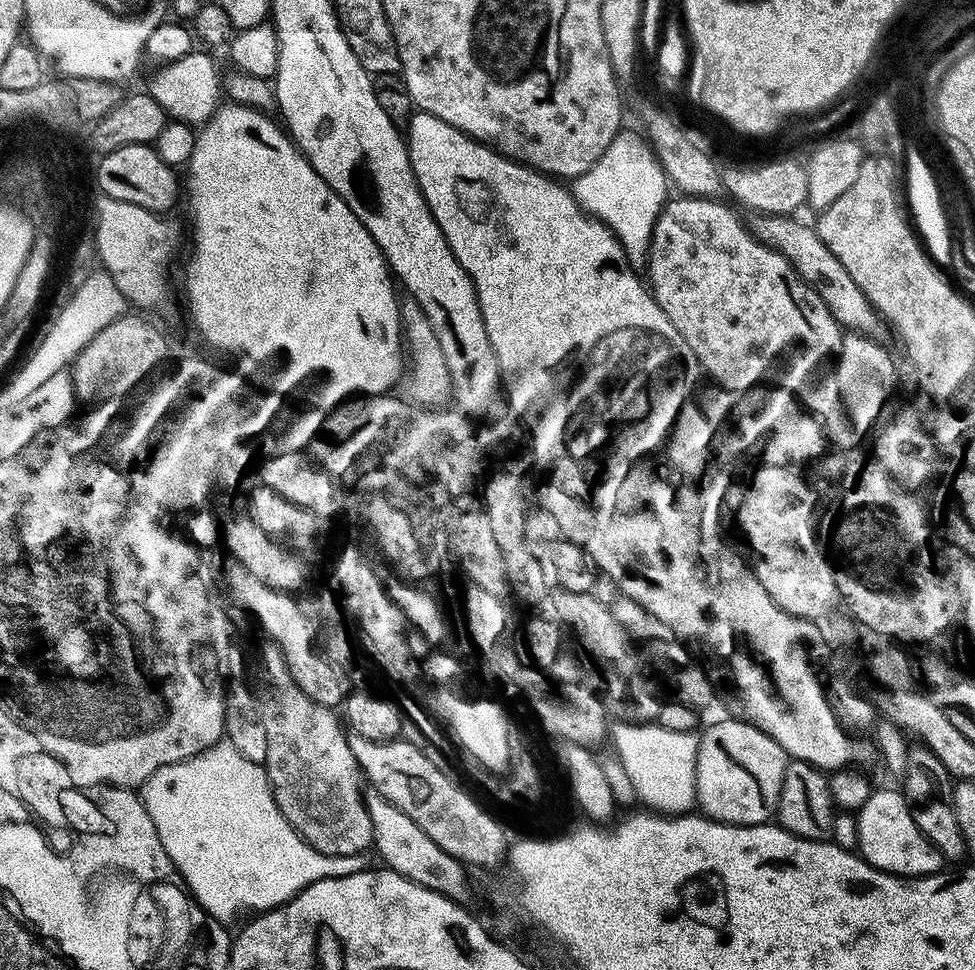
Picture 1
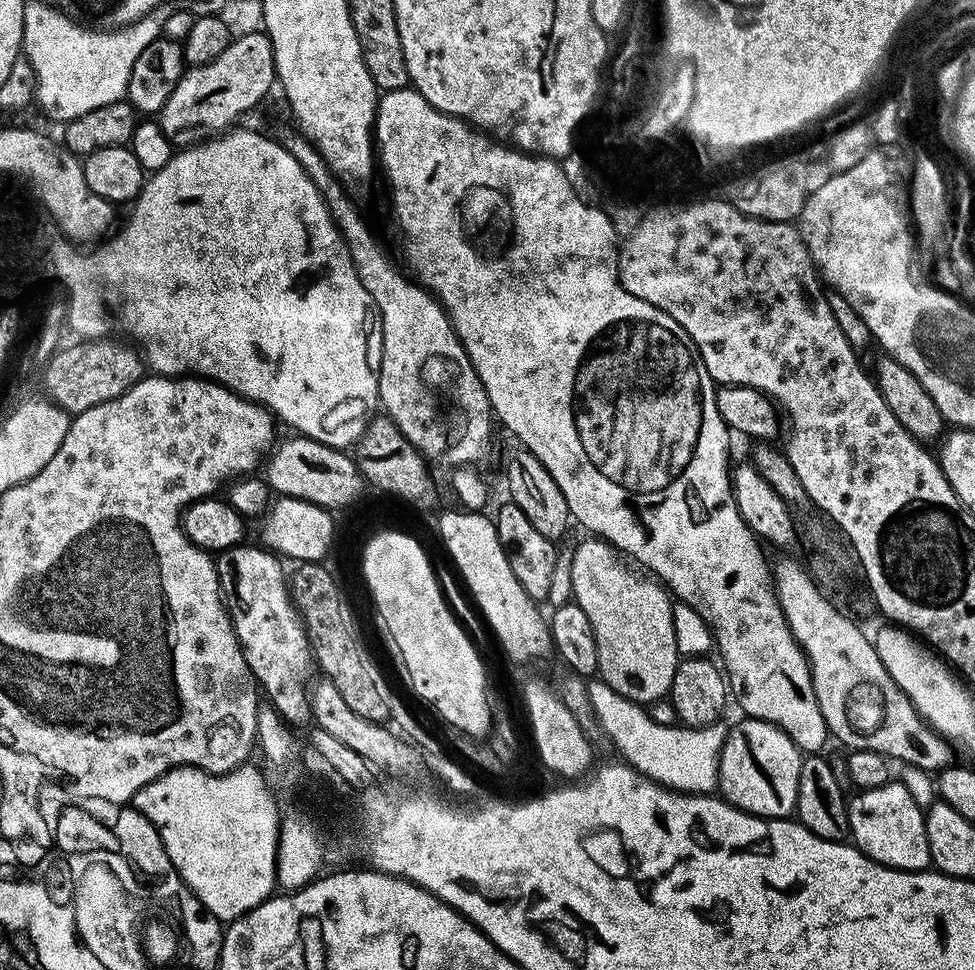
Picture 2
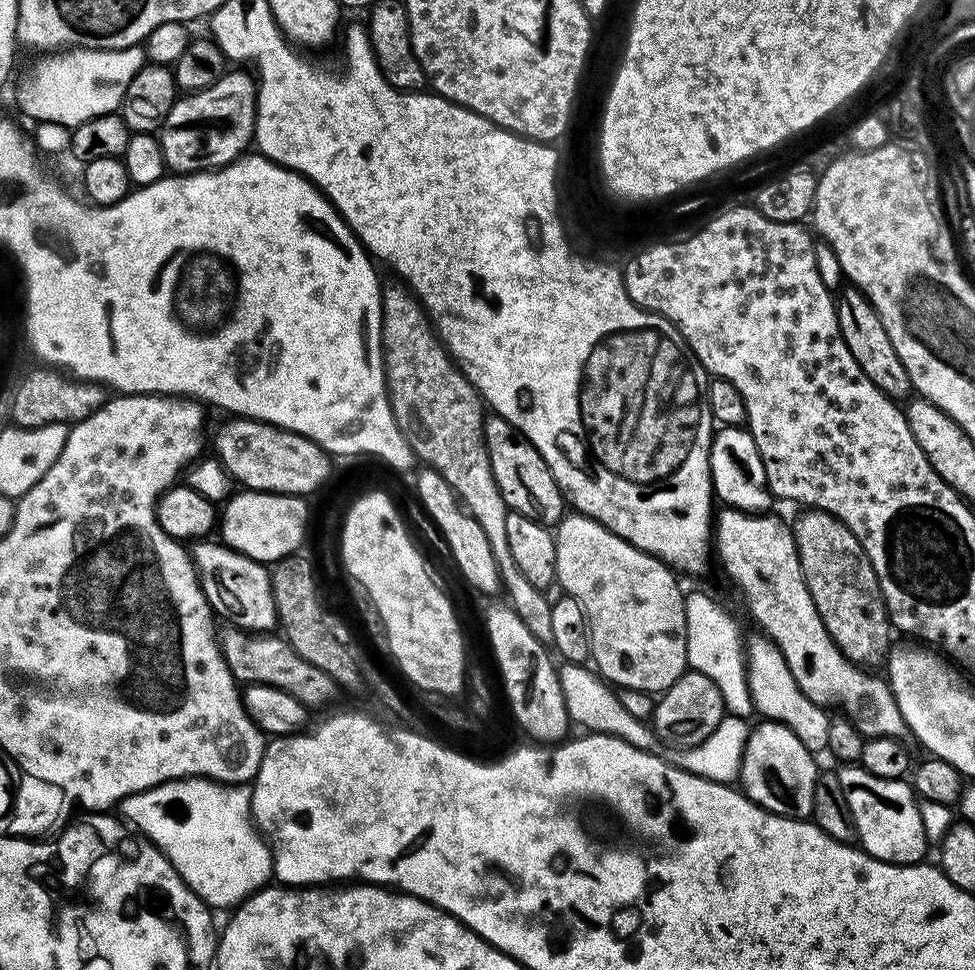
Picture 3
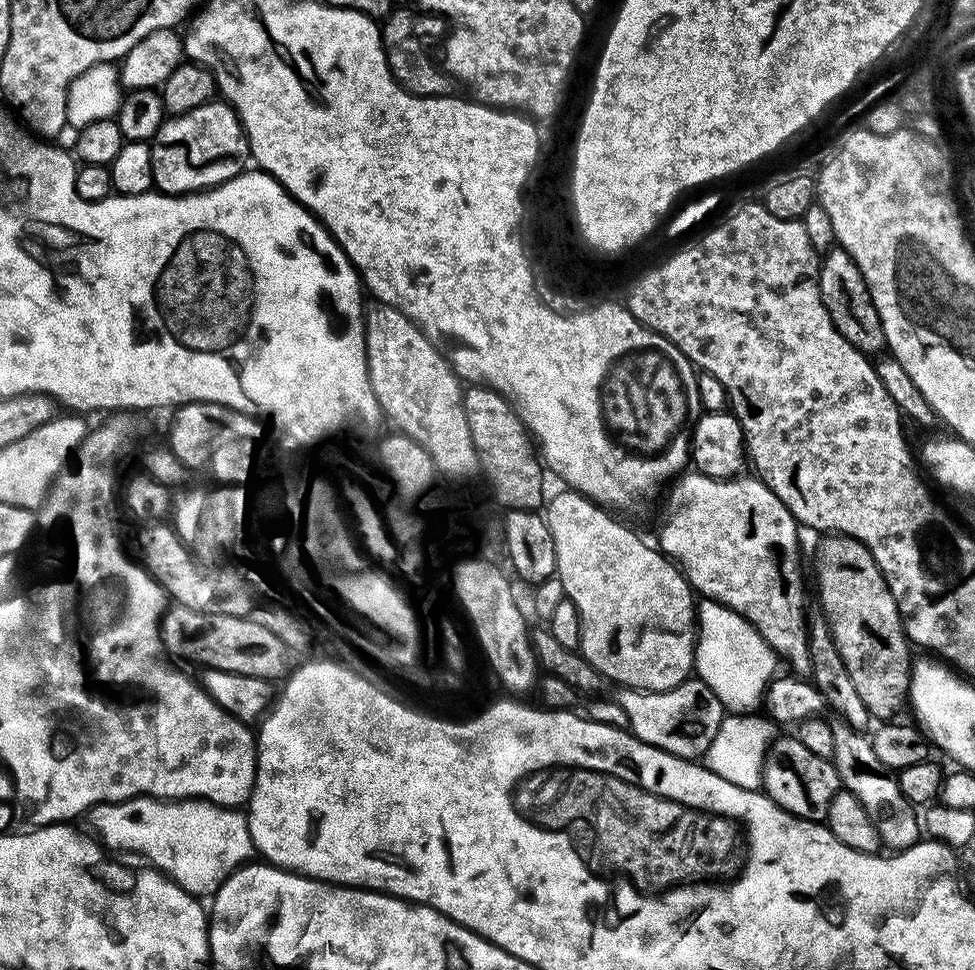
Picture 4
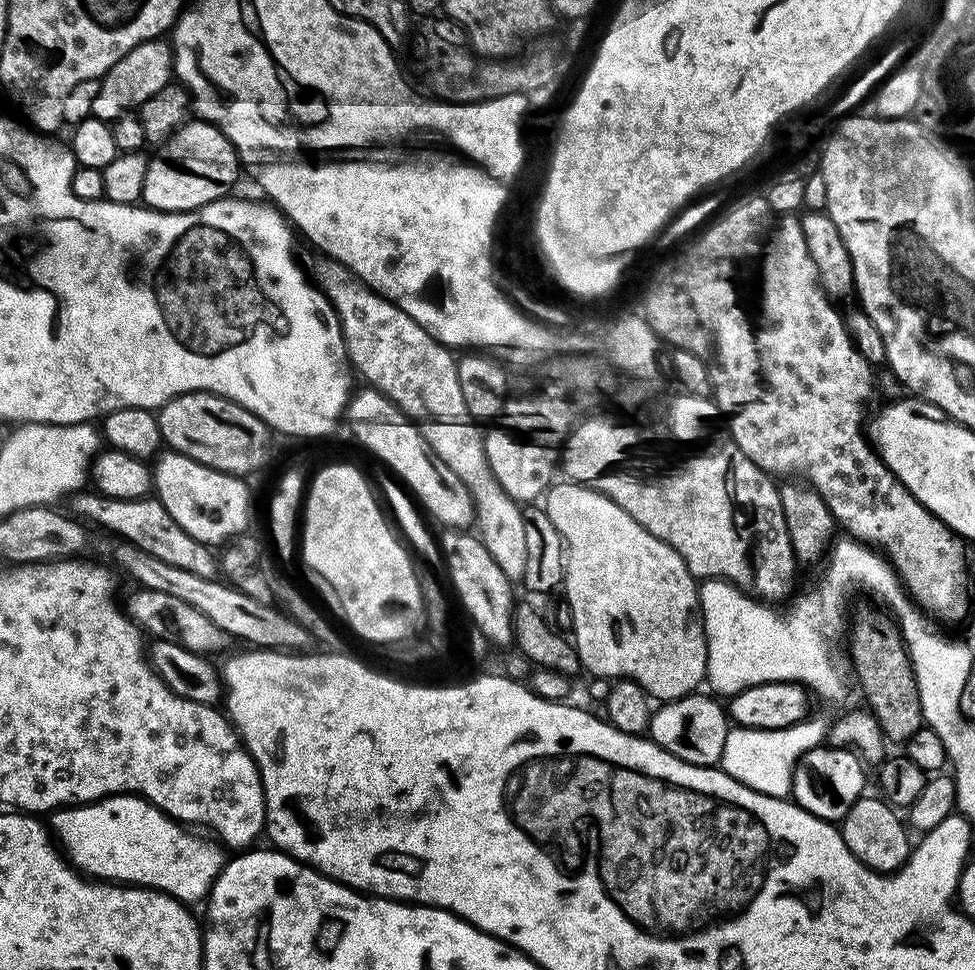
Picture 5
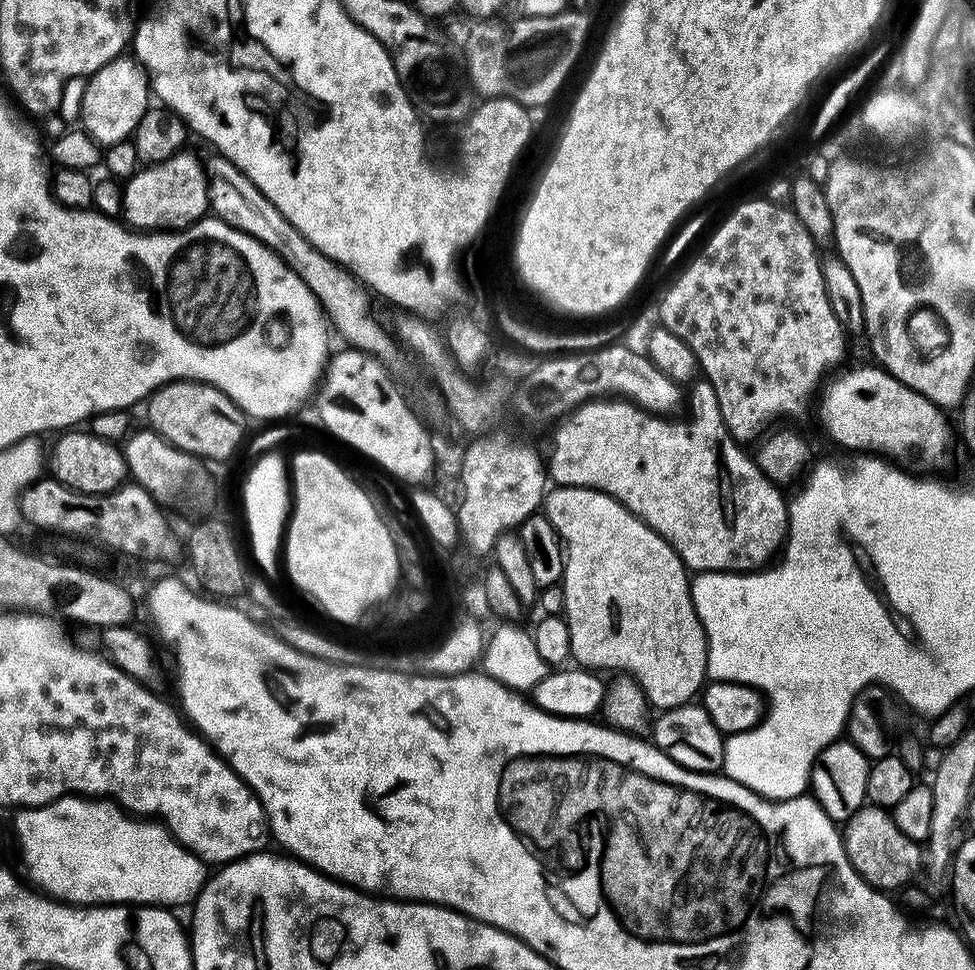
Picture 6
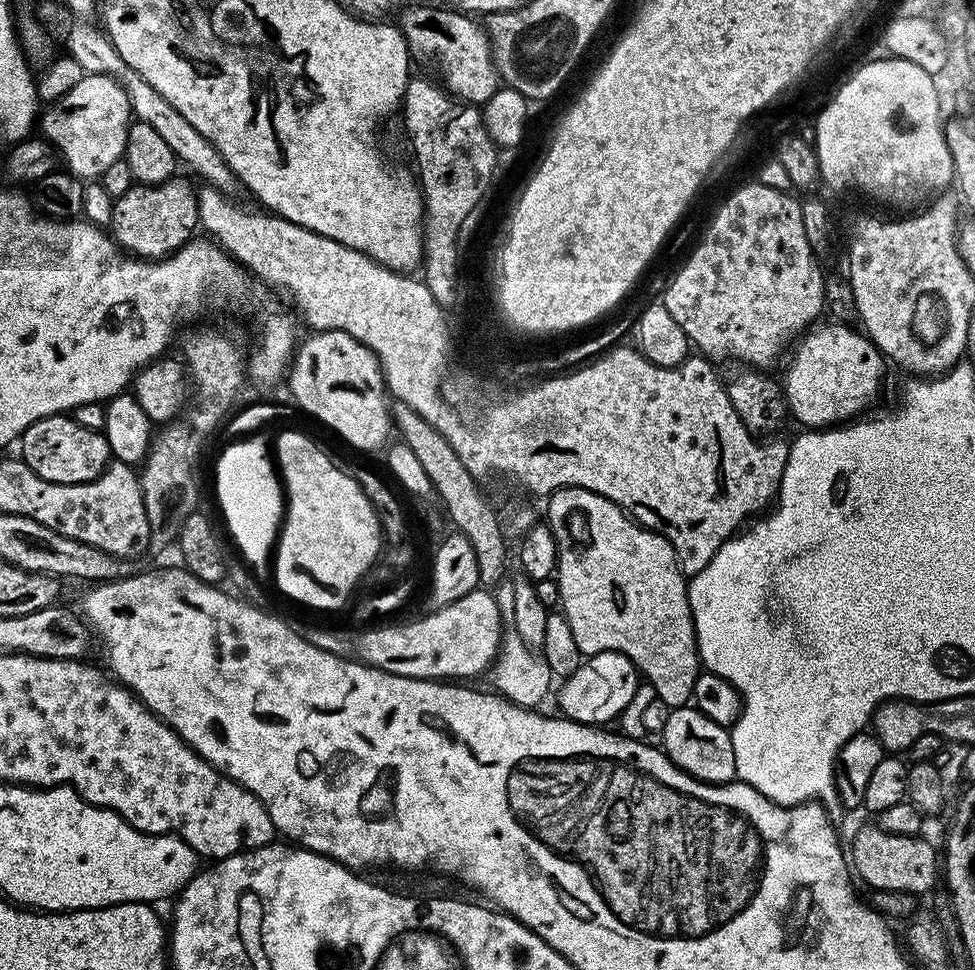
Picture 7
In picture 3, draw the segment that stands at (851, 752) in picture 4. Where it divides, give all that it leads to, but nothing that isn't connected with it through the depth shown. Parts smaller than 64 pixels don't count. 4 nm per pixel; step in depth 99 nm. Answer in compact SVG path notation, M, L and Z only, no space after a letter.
M856 762L845 763L836 772L836 777L844 795L844 804L856 827L856 840L863 851L887 864L919 864L927 857L924 855L930 848L930 841L926 838L926 830L922 830L922 815L919 813L917 804L918 797L907 779L891 780L886 777L876 777Z

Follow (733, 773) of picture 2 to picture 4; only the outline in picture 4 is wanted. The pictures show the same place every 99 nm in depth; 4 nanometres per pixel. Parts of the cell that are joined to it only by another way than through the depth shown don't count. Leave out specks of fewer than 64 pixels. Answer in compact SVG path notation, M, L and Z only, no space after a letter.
M795 735L773 739L764 755L763 791L778 807L800 820L824 822L828 819L830 802L834 794L841 791L840 775L831 760L806 750Z

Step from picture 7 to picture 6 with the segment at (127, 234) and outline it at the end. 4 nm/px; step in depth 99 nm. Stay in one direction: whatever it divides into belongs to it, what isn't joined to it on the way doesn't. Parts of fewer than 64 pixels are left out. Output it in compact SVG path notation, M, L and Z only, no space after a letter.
M181 150L162 162L141 167L127 177L123 185L123 219L136 230L189 228L196 221L205 219L209 211L208 183L209 176L201 157L191 156L188 150Z

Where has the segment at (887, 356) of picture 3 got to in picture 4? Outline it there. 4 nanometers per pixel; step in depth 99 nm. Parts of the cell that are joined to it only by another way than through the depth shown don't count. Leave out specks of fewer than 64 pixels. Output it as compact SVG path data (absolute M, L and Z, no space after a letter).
M836 246L823 257L820 267L820 293L830 310L838 334L846 338L859 352L877 354L885 351L884 331L877 308L873 304L865 279L847 251Z

